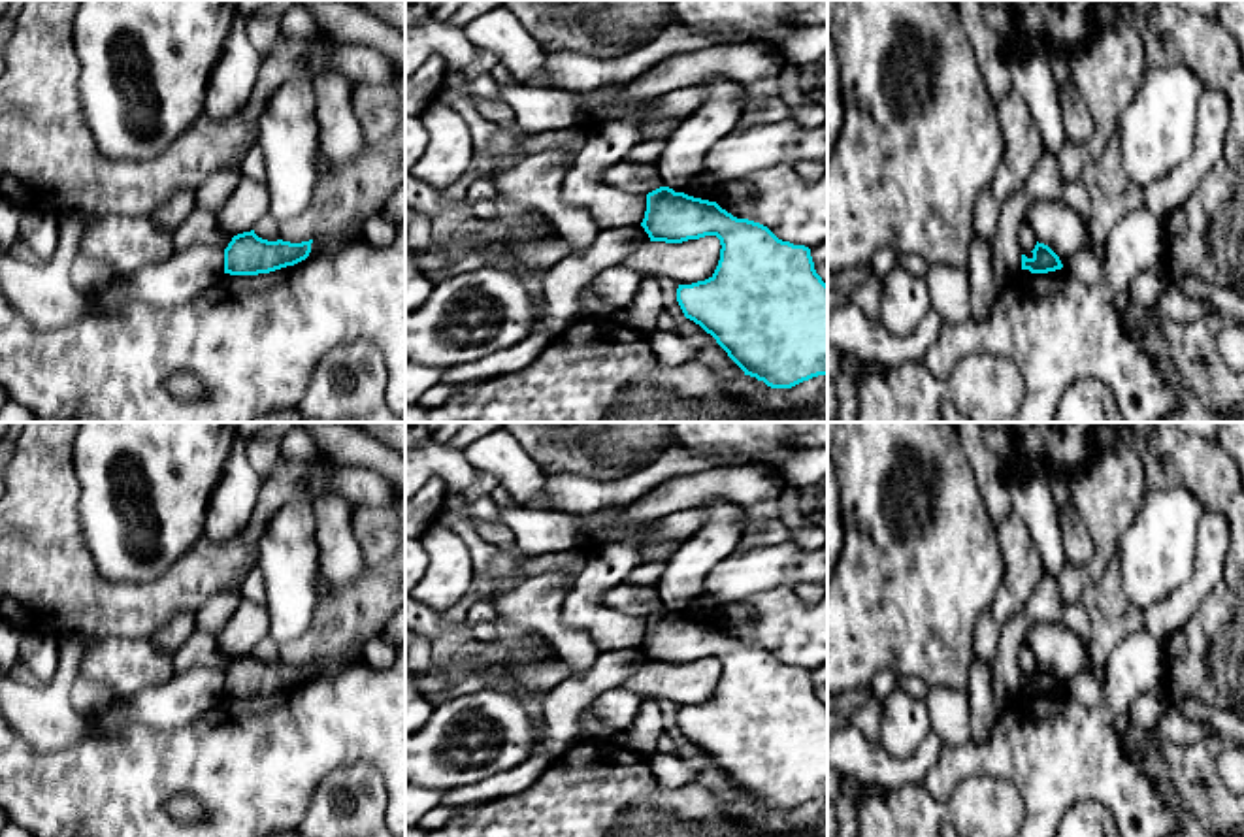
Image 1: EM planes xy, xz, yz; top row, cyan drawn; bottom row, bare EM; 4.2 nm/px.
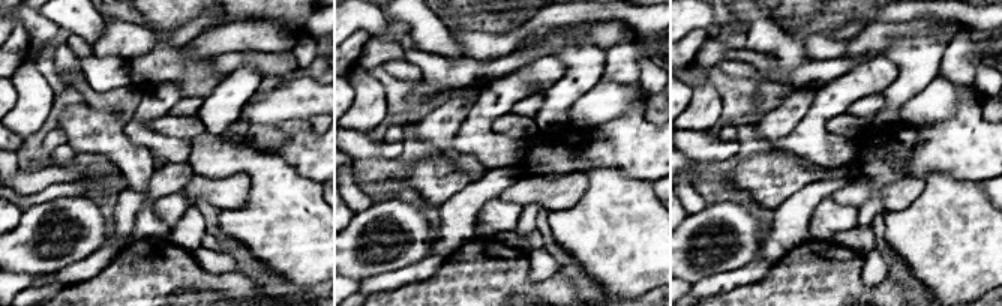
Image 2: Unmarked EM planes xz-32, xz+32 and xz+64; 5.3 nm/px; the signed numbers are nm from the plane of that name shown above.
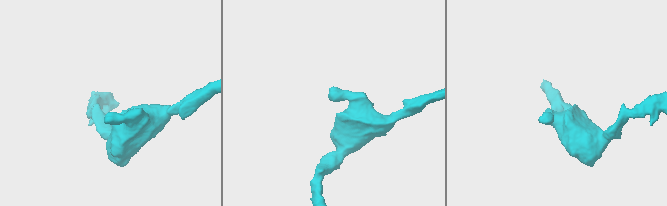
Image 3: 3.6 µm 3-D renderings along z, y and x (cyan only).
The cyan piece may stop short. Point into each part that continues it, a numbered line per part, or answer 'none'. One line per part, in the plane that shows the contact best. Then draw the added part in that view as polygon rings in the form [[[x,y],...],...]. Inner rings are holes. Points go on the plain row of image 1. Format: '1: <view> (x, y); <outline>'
none

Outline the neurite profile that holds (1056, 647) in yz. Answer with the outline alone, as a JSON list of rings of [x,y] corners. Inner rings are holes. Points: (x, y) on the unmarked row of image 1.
[[[1061,620],[1035,622],[1023,637],[1039,665],[1048,667],[1069,690],[1072,679],[1088,669],[1086,643]]]

